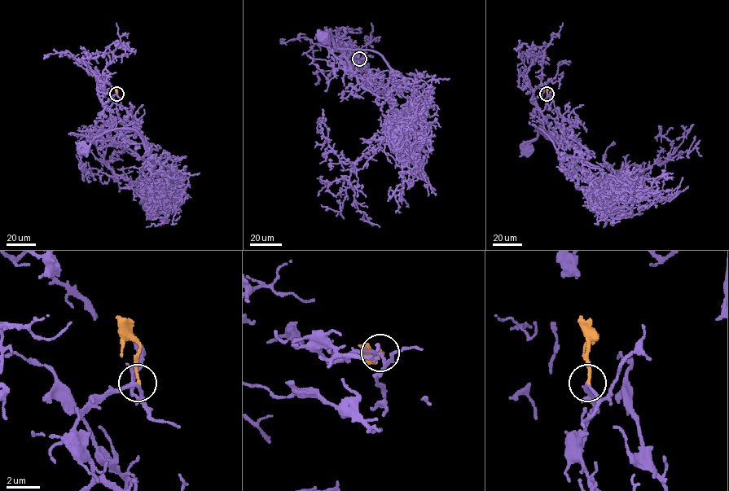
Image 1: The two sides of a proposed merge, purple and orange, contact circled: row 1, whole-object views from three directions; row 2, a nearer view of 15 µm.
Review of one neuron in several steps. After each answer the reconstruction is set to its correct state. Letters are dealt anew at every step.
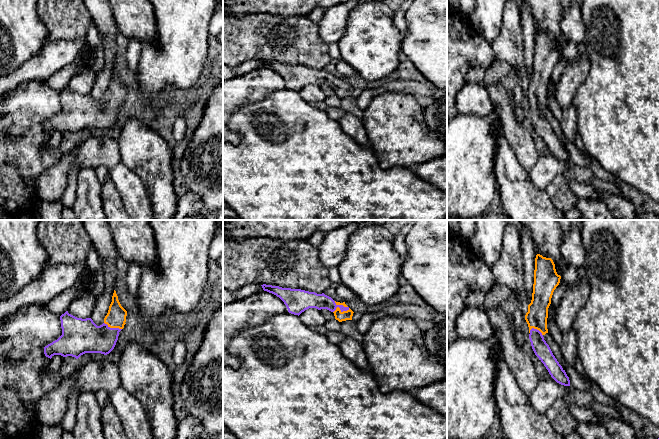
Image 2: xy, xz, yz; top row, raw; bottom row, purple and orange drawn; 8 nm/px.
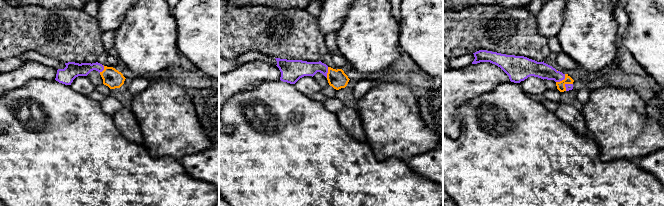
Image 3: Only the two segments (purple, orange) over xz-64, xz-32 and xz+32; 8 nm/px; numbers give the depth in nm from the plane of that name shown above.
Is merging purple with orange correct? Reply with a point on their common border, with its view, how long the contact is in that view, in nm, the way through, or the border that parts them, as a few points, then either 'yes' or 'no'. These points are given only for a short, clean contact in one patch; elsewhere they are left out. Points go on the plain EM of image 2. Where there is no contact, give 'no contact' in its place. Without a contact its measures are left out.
contact xz (342, 81); length 140 nm; way xz (312, 76), (342, 81), (338, 84), (345, 91); yes

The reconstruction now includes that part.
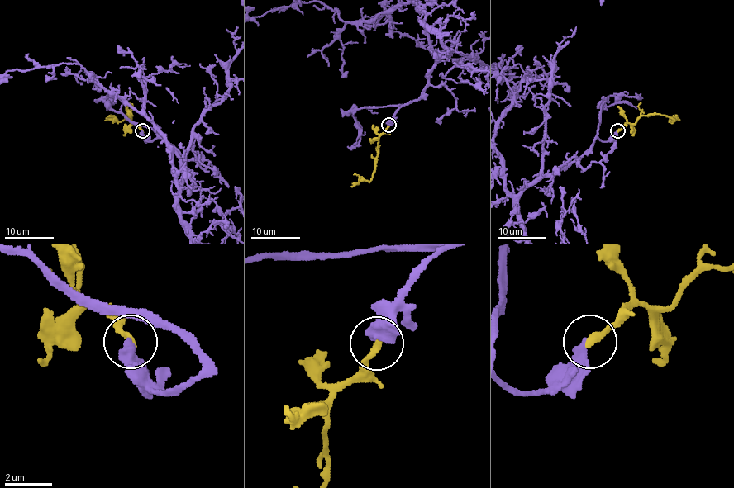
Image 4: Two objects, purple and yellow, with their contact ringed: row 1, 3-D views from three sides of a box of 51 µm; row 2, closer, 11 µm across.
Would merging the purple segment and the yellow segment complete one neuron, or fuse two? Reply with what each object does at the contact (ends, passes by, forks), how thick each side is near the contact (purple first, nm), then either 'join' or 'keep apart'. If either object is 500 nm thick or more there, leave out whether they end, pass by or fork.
purple ends | yellow ends | 440/280 nm | join

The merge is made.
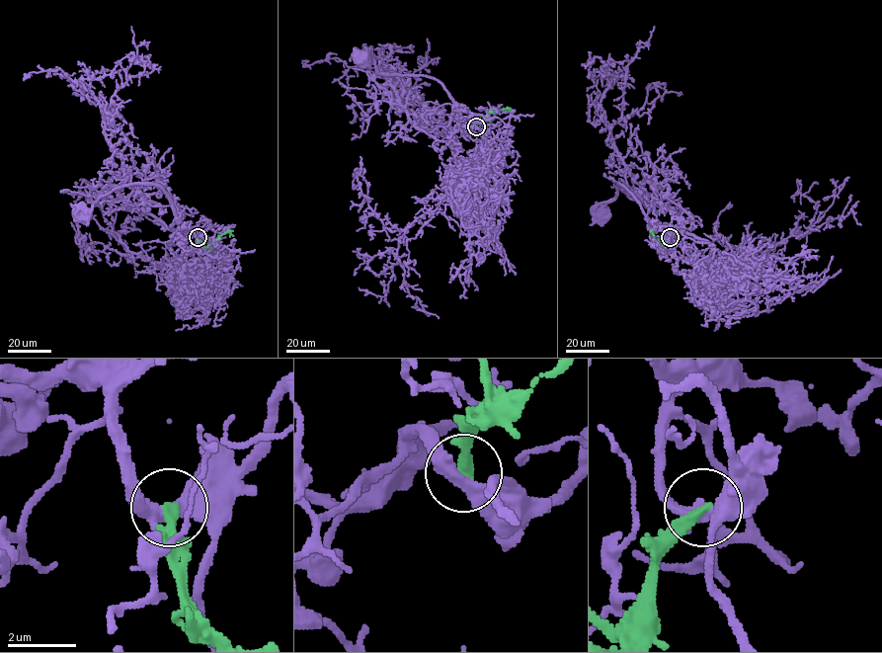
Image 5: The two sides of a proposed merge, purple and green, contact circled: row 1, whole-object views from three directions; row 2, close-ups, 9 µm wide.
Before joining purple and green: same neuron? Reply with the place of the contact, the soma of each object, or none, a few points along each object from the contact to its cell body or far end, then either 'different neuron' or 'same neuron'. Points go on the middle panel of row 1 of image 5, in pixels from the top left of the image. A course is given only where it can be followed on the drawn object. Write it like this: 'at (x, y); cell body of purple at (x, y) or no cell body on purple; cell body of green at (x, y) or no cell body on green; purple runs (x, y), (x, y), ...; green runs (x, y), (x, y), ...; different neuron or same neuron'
at (476, 126); cell body of purple at (358, 57); no cell body on green; purple runs (476, 126), (451, 134), (454, 151), (449, 125), (454, 102), (439, 81), (380, 74), (368, 57), (358, 57); green runs (476, 126), (490, 113), (505, 109), (512, 111); different neuron

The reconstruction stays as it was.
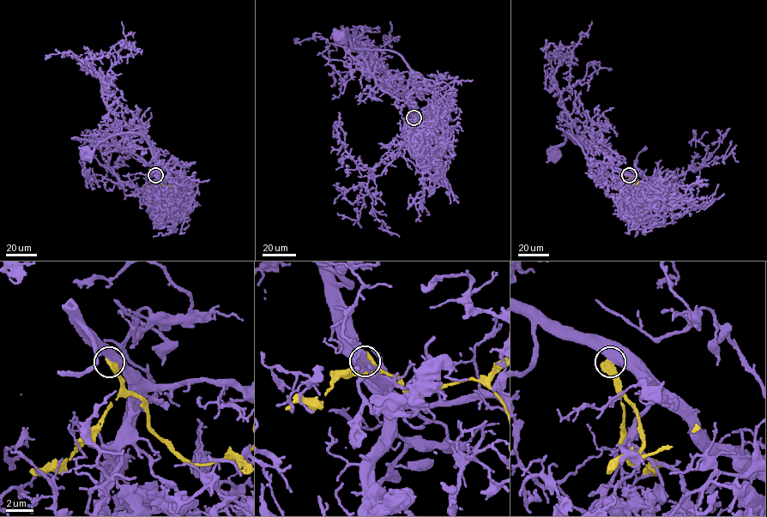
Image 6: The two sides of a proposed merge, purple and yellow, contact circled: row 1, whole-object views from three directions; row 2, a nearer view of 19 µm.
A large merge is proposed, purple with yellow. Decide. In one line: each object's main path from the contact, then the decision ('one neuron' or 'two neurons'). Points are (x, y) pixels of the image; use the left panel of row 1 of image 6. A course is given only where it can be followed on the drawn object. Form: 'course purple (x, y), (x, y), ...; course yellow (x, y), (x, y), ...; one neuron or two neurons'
course purple (155, 175), (149, 164), (153, 157), (150, 144), (140, 134), (117, 133), (100, 141), (92, 151), (84, 153); course yellow (155, 175), (164, 186), (171, 185), (172, 181); two neurons

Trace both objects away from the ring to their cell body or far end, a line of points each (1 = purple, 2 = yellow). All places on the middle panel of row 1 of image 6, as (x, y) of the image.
1: (413, 117), (407, 88), (411, 69), (406, 62), (397, 53), (387, 50), (354, 49), (345, 35), (337, 35)
2: (413, 117), (419, 121), (428, 120), (432, 131)

